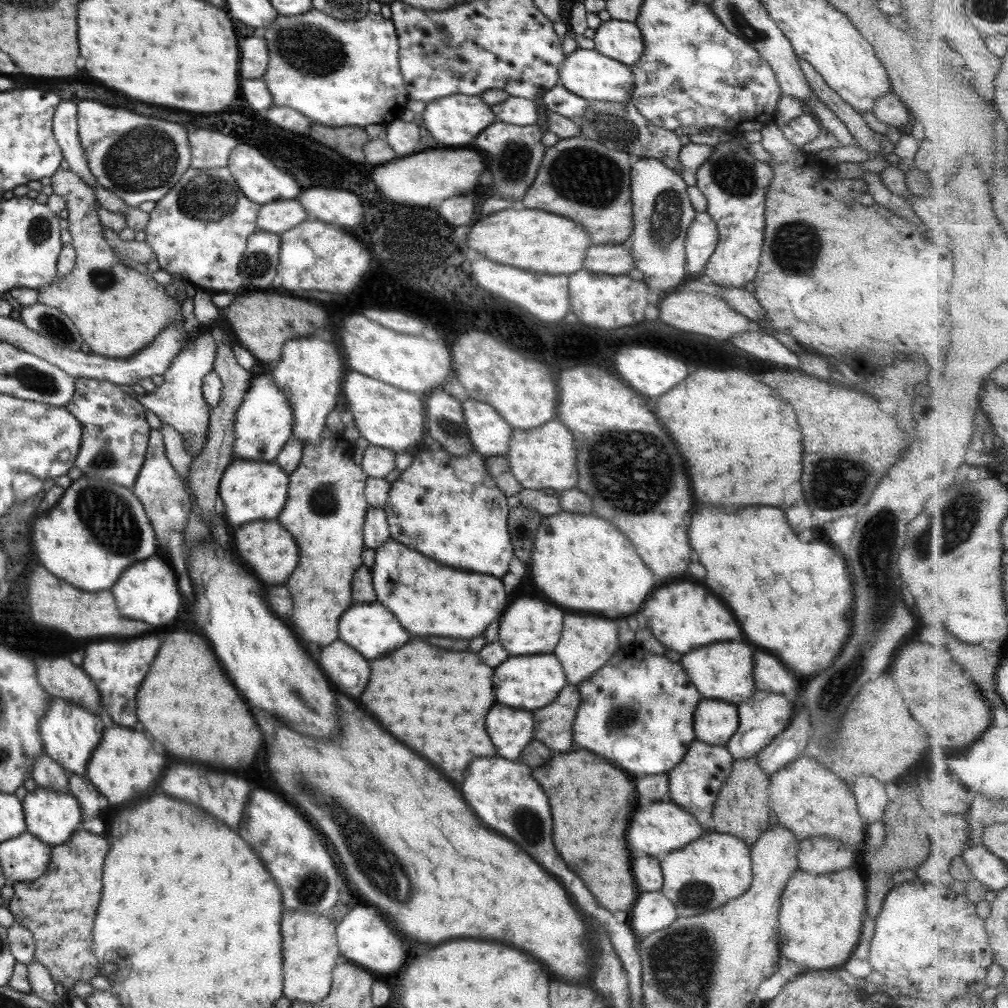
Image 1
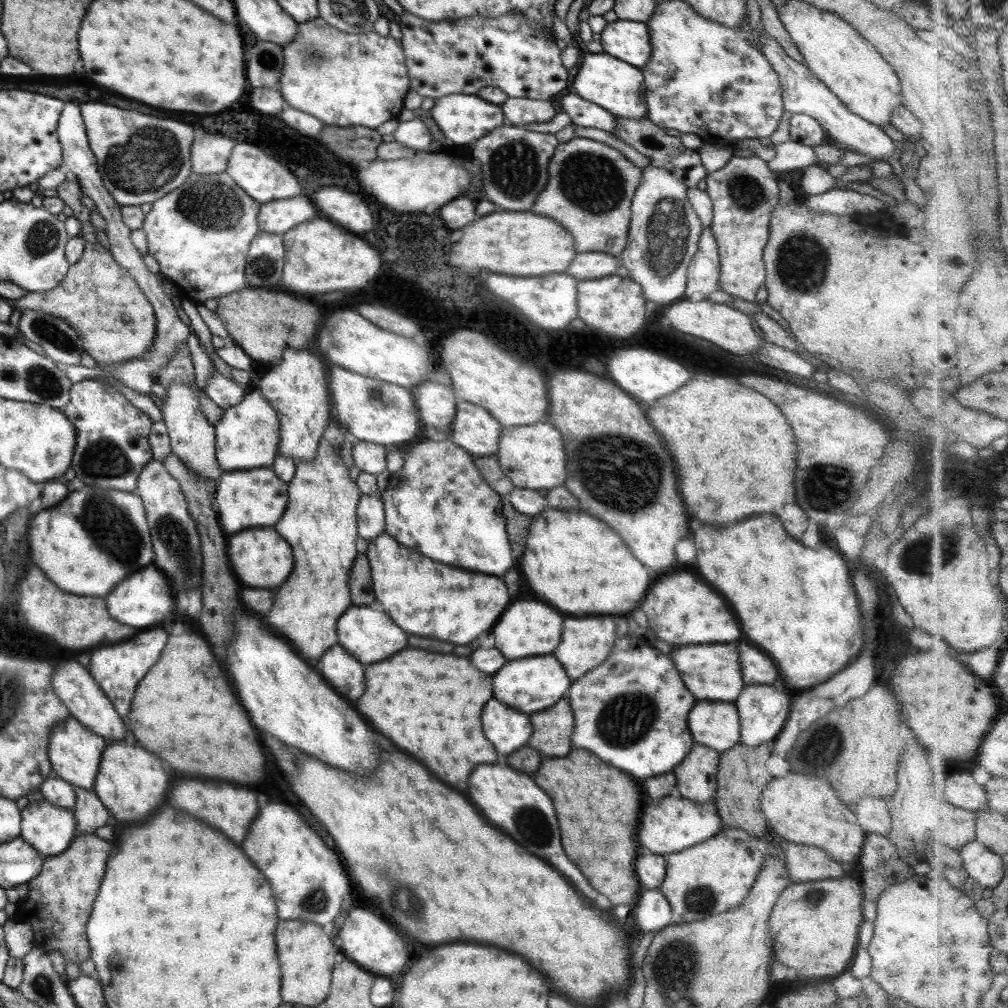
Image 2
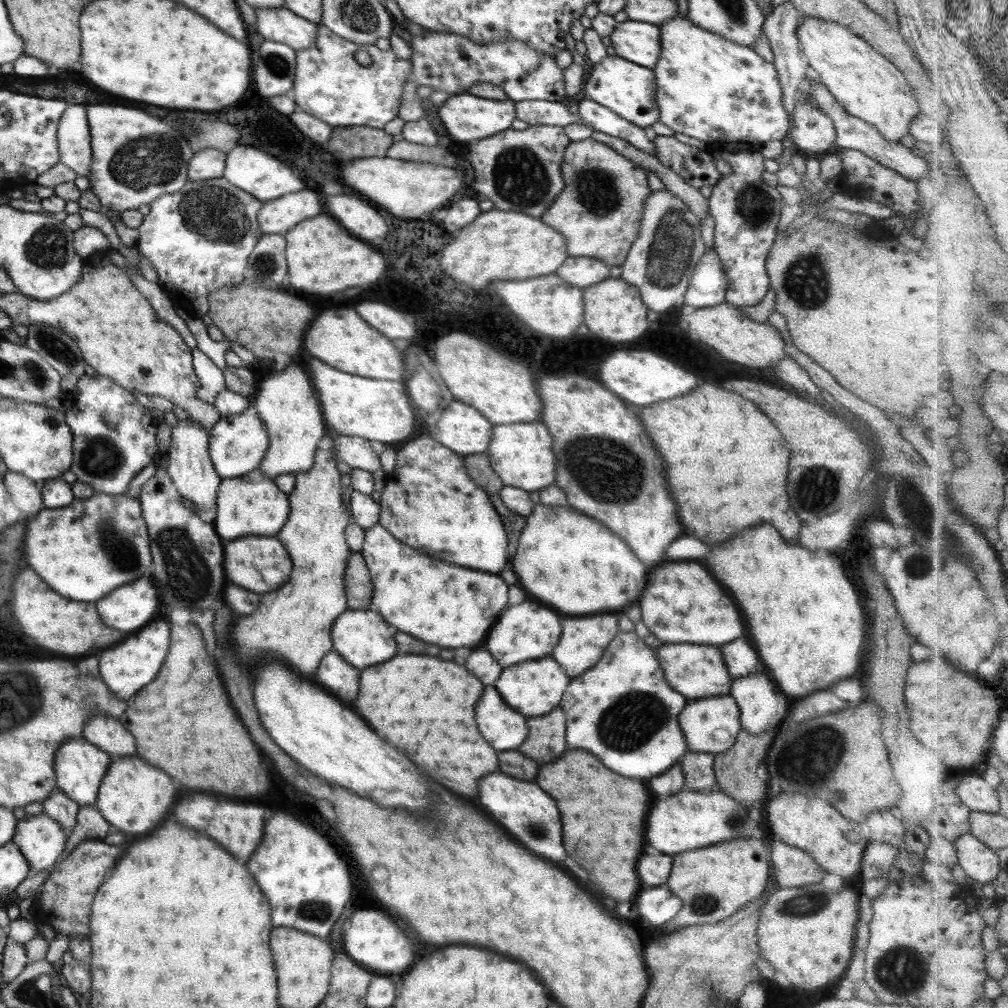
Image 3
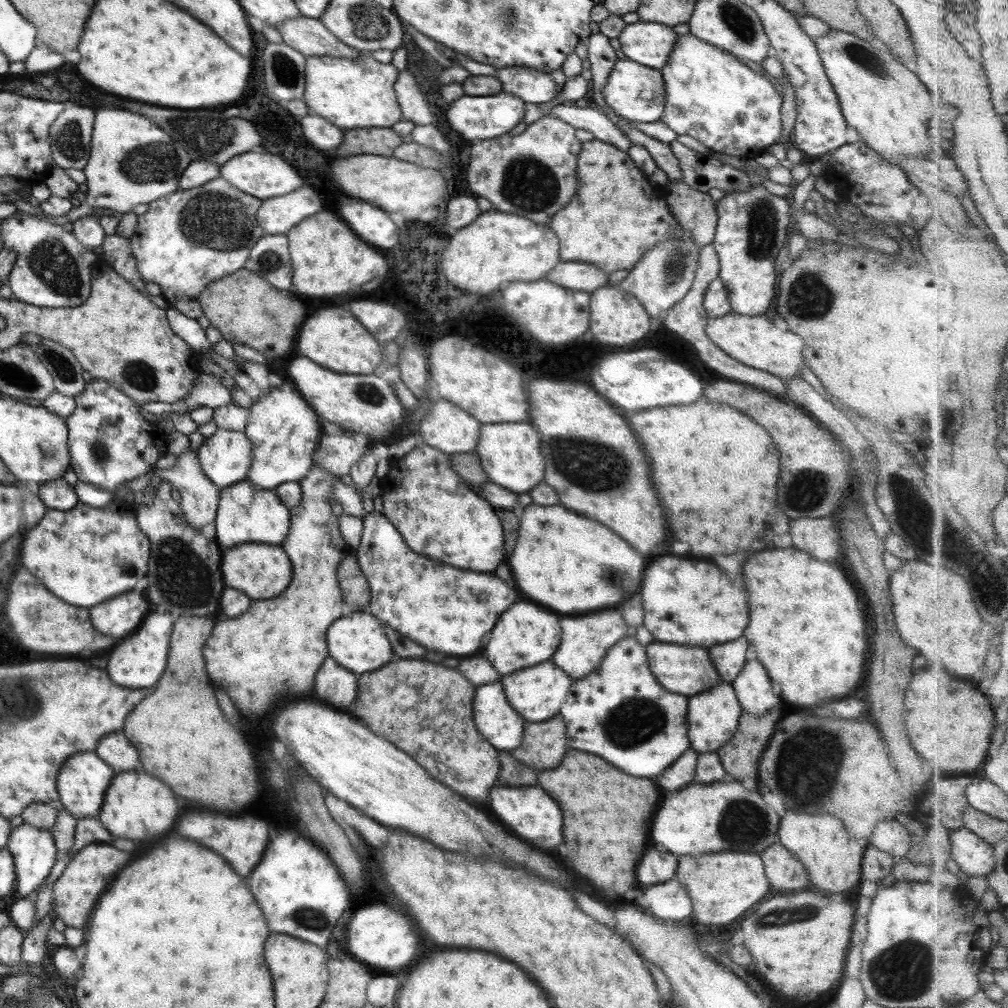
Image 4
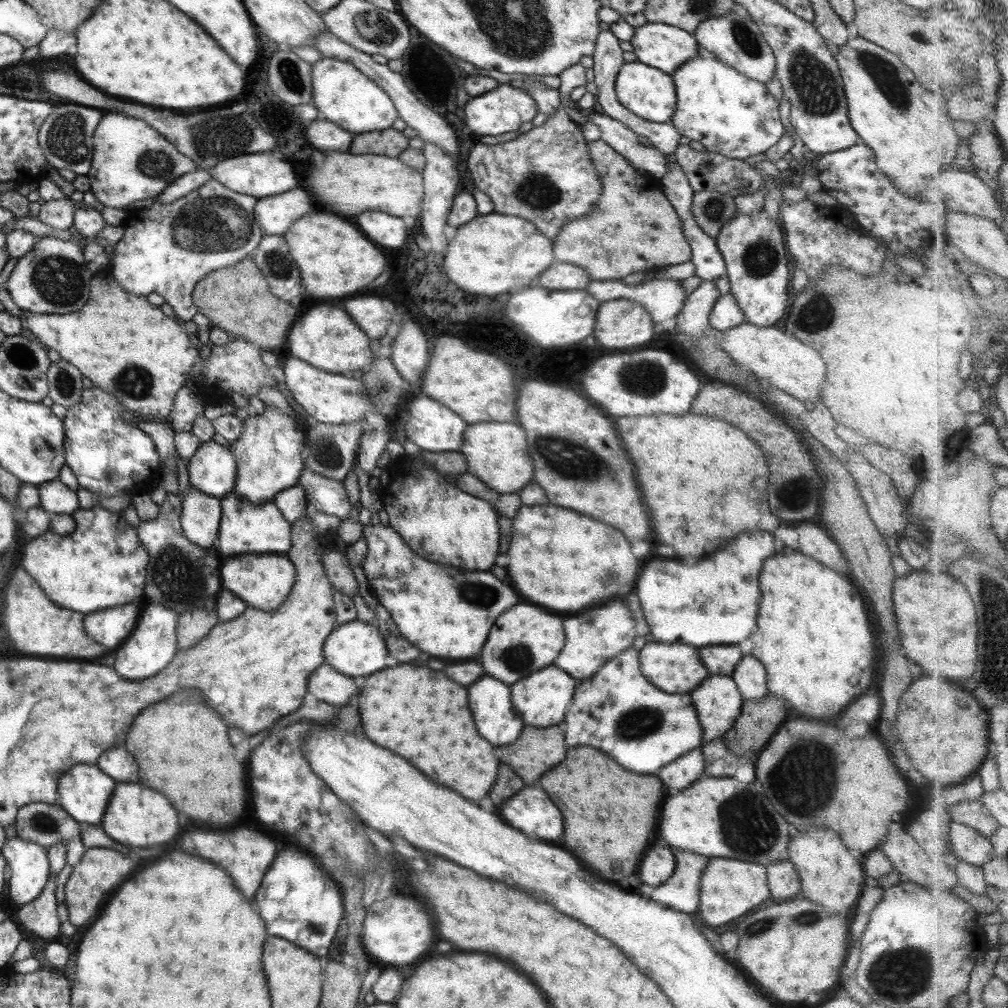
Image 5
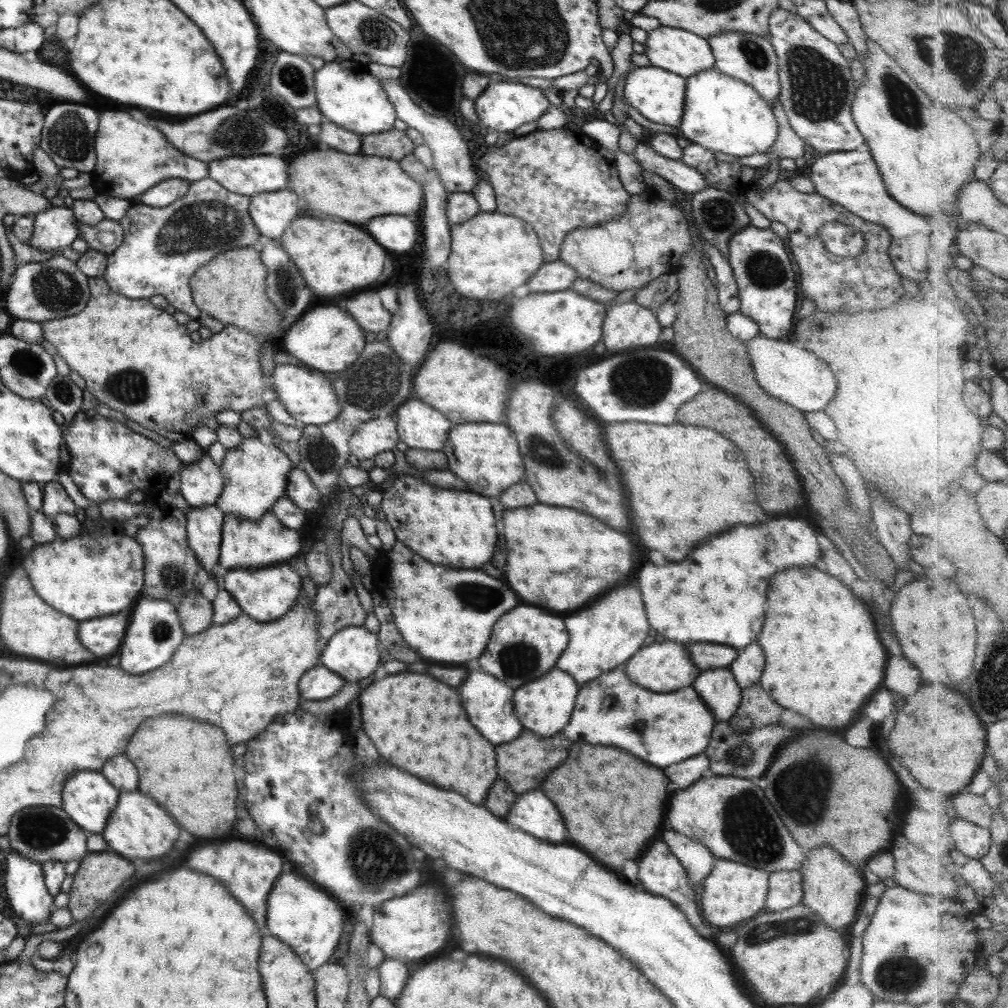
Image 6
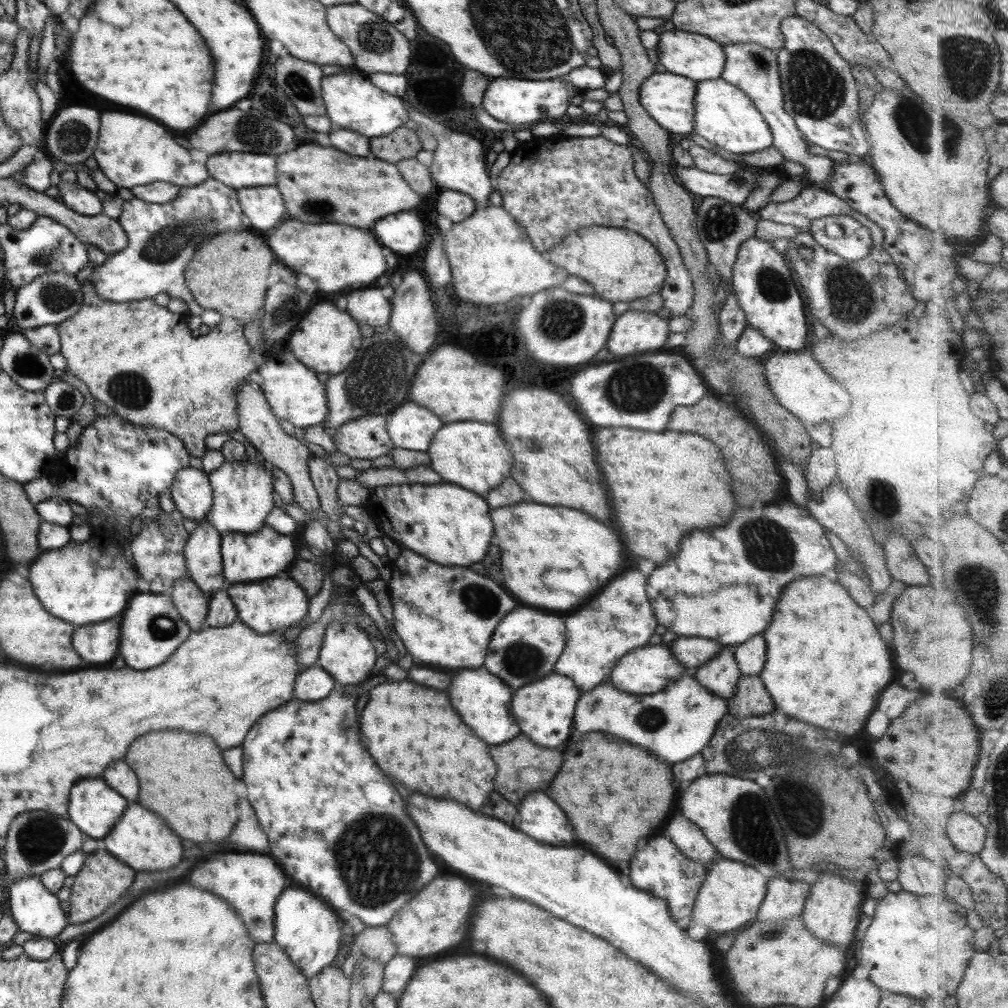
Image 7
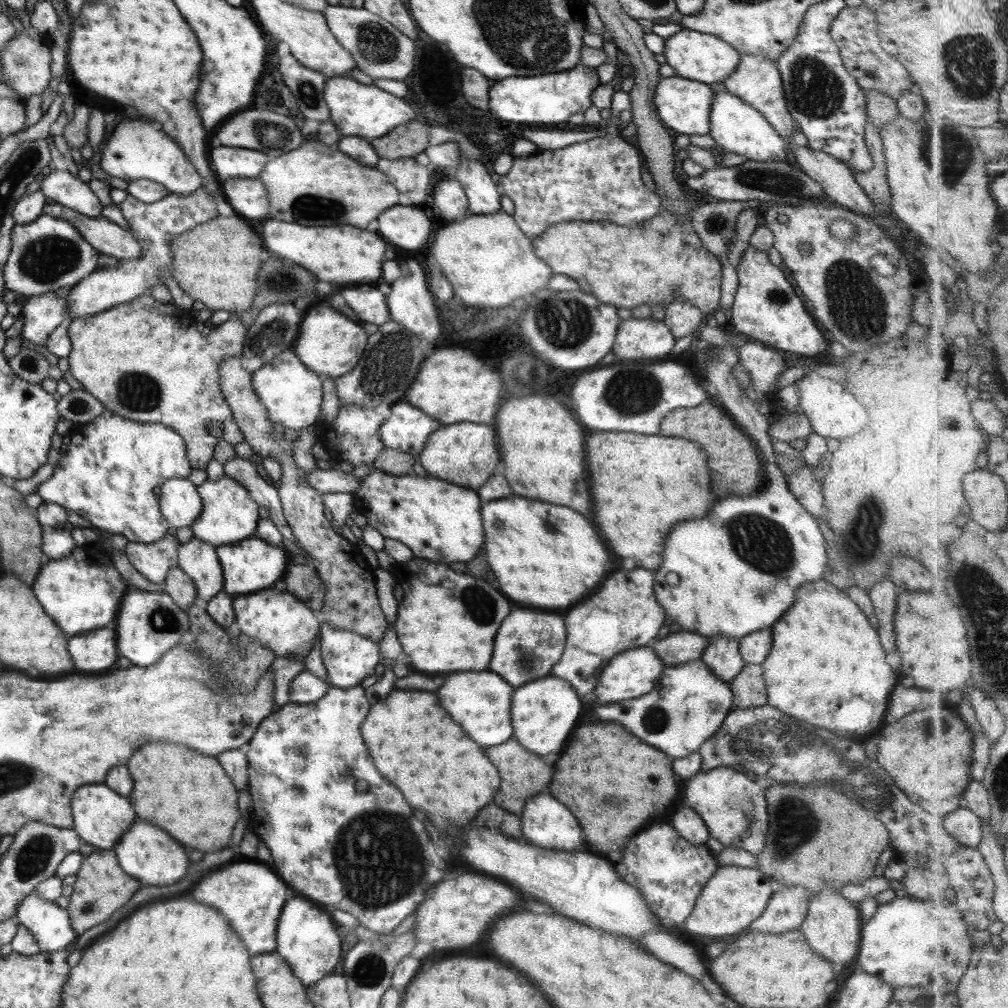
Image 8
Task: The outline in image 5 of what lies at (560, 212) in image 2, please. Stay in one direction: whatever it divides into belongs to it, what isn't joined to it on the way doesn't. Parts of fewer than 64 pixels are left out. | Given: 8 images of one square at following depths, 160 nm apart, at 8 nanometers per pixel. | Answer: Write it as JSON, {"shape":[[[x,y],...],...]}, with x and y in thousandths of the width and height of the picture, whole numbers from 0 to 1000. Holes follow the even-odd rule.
{"shape":[[[597,139],[581,141],[581,146],[586,164],[594,174],[596,188],[589,203],[586,203],[585,210],[578,211],[570,218],[563,218],[555,225],[555,230],[552,230],[548,238],[550,260],[559,260],[577,266],[582,270],[585,278],[612,278],[634,268],[660,266],[684,259],[685,244],[680,238],[676,219],[660,196],[655,180],[634,172],[621,157],[612,153]]]}

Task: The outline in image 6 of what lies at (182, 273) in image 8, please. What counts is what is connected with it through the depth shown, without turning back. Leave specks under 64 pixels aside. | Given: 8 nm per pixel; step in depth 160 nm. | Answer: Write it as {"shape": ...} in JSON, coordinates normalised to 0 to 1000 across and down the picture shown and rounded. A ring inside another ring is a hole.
{"shape":[[[240,244],[214,252],[190,272],[187,281],[190,299],[199,312],[219,318],[222,323],[229,322],[248,331],[261,331],[267,338],[267,333],[271,333],[272,330],[276,330],[277,333],[275,322],[280,315],[263,292],[263,275],[258,250],[249,244]]]}

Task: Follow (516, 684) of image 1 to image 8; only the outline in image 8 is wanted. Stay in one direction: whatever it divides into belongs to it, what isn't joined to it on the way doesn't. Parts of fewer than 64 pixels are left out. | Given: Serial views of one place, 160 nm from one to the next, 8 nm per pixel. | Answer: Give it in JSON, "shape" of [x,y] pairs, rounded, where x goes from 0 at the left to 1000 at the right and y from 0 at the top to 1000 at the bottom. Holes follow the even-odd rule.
{"shape":[[[545,669],[533,677],[524,677],[508,686],[507,720],[509,732],[525,746],[541,750],[553,746],[564,732],[576,708],[576,696],[570,684],[559,674]]]}

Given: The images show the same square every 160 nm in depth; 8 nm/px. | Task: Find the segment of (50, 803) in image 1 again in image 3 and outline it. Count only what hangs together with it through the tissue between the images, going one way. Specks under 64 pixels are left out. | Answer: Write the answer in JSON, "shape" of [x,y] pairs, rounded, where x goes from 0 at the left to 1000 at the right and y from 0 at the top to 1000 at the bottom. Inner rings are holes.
{"shape":[[[46,808],[25,809],[19,813],[14,829],[15,839],[19,840],[31,861],[45,863],[51,861],[65,838],[63,820]]]}

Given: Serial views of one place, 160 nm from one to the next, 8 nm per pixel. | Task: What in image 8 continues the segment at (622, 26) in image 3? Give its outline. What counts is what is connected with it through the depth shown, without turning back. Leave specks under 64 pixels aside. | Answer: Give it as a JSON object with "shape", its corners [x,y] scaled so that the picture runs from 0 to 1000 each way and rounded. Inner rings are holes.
{"shape":[[[676,29],[675,32],[660,40],[657,55],[660,57],[661,63],[669,69],[669,73],[673,76],[696,81],[703,85],[717,81],[721,74],[729,71],[729,65],[733,63],[733,54],[721,43],[708,35],[681,29]]]}

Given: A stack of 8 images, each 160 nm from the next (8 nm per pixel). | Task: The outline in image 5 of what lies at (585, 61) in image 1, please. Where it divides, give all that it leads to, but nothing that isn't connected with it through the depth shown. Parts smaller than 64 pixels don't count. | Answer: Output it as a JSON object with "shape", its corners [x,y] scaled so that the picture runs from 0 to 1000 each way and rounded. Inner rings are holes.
{"shape":[[[618,62],[610,76],[609,91],[614,103],[644,121],[659,122],[670,109],[670,84],[666,74],[636,62]]]}

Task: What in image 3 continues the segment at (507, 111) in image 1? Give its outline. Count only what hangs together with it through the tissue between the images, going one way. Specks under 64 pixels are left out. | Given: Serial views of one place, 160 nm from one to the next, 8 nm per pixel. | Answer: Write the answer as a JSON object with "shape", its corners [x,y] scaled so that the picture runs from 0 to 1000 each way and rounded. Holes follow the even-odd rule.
{"shape":[[[538,99],[510,101],[511,117],[524,125],[556,125],[576,120],[574,114],[566,114],[558,102]]]}

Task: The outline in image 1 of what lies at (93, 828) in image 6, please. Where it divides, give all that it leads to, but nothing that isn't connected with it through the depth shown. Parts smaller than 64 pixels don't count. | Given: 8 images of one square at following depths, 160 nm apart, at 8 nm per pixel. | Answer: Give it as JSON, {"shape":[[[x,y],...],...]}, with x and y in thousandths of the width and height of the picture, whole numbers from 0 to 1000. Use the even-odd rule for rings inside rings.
{"shape":[[[49,691],[38,723],[42,731],[42,746],[58,756],[66,768],[82,769],[90,746],[98,738],[103,718],[93,706],[80,699],[59,691]]]}

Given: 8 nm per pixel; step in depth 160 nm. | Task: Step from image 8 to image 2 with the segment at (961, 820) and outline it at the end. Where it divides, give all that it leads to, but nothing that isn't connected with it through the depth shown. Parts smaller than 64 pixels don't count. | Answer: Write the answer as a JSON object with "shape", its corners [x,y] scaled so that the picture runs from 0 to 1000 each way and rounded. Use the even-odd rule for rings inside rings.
{"shape":[[[969,833],[961,835],[952,843],[956,853],[952,871],[956,875],[969,876],[976,881],[987,881],[997,869],[994,848]]]}

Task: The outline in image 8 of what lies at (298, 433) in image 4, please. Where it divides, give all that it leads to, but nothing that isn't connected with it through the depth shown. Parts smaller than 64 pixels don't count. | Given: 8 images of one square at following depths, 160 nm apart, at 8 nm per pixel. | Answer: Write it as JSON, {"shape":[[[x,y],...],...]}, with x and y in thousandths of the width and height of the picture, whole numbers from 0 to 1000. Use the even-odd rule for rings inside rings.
{"shape":[[[223,470],[215,476],[203,475],[200,480],[194,483],[200,494],[199,509],[188,522],[190,534],[206,538],[214,544],[214,542],[231,540],[253,532],[253,523],[255,523],[257,516],[257,512],[255,512],[257,504],[251,498],[245,485],[237,482],[235,478],[230,477],[230,474]]]}

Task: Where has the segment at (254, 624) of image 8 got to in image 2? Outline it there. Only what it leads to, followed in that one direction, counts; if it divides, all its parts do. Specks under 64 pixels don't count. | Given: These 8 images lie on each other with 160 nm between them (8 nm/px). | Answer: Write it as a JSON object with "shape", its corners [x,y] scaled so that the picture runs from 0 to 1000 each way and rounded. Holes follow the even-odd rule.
{"shape":[[[271,523],[244,525],[231,530],[225,538],[225,550],[228,564],[237,577],[237,581],[247,584],[271,583],[281,579],[291,564],[290,544],[273,528]]]}

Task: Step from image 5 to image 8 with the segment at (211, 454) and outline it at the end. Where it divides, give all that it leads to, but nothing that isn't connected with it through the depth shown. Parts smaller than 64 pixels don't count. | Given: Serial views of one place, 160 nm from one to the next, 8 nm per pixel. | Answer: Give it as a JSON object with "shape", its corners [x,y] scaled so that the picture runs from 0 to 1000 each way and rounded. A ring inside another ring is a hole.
{"shape":[[[169,474],[158,482],[158,510],[168,524],[189,522],[199,509],[195,483],[187,474]]]}

